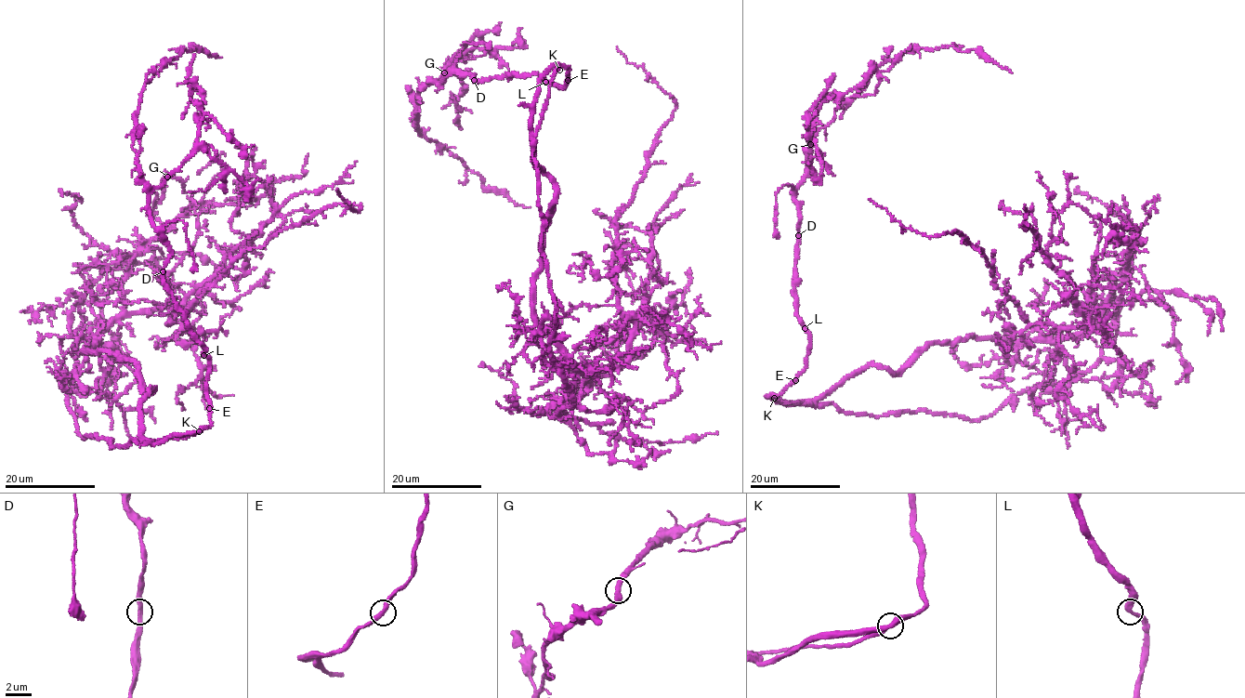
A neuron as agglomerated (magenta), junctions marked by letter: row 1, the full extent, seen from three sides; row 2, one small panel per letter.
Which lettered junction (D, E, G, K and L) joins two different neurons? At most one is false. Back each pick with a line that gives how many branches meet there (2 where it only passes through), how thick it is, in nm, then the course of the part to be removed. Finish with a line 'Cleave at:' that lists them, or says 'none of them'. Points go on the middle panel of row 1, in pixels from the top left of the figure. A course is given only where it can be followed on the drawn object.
Cleave at: none of them

